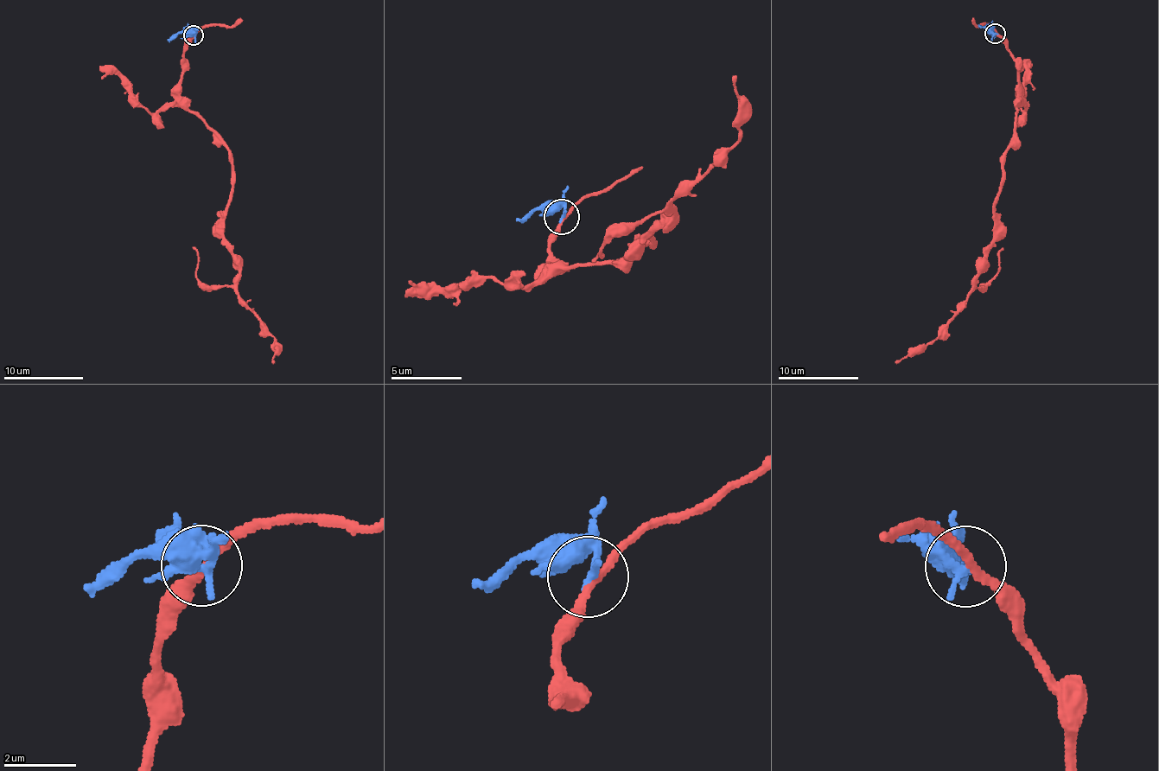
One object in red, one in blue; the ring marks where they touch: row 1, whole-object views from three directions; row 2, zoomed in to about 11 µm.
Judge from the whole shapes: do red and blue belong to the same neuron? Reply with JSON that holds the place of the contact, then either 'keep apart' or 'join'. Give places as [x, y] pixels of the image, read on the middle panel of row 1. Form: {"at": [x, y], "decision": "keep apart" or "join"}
{"at": [561, 217], "decision": "keep apart"}

